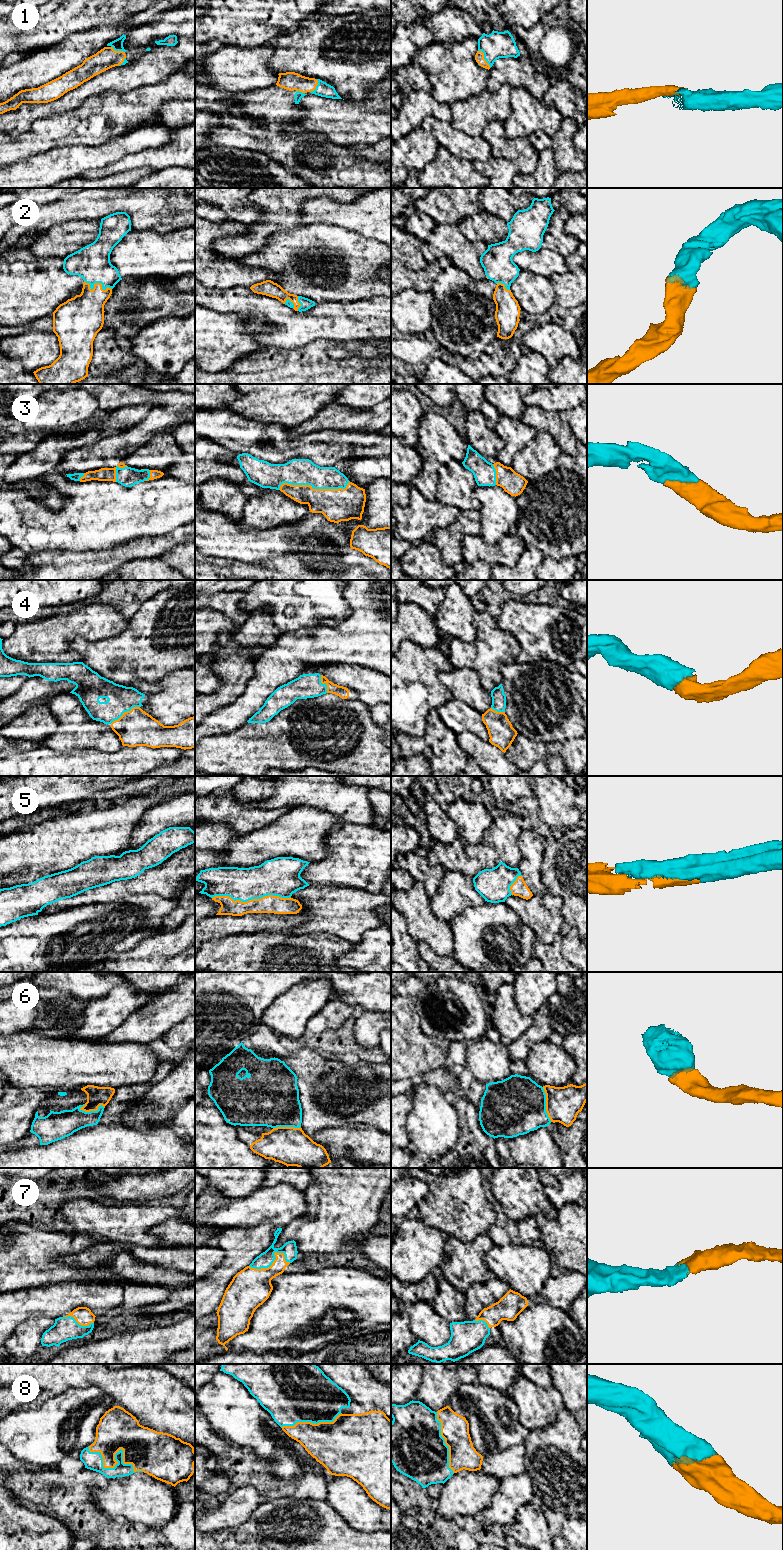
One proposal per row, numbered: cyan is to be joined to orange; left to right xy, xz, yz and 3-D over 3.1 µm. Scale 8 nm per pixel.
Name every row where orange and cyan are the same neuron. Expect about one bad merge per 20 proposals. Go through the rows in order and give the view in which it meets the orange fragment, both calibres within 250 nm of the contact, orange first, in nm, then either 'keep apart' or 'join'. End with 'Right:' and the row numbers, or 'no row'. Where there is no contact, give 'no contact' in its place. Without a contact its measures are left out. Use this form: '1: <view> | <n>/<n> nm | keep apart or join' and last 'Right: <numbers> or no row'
1: yz | 80/220 nm | join
2: xy | 280/280 nm | join
3: xz | 260/200 nm | join
4: xy | 280/220 nm | join
5: xz | 140/280 nm | join
6: yz | 280/460 nm | join
7: xz | 260/120 nm | join
8: xy | 320/140 nm | join
Right: 1, 2, 3, 4, 5, 6, 7, 8

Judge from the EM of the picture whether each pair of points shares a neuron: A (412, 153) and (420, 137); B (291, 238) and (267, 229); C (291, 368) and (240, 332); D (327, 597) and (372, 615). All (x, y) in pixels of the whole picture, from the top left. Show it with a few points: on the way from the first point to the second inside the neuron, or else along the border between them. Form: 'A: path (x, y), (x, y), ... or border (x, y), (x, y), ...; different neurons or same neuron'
A: path (416, 149), (418, 141); same neuron
B: border (297, 227), (275, 230), (265, 242); different neurons
C: border (261, 346), (241, 359); different neurons
D: border (351, 612), (341, 622); different neurons

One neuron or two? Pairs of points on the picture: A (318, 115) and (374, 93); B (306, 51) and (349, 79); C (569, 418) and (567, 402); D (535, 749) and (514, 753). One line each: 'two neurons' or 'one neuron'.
A: one neuron
B: one neuron
C: two neurons
D: one neuron

